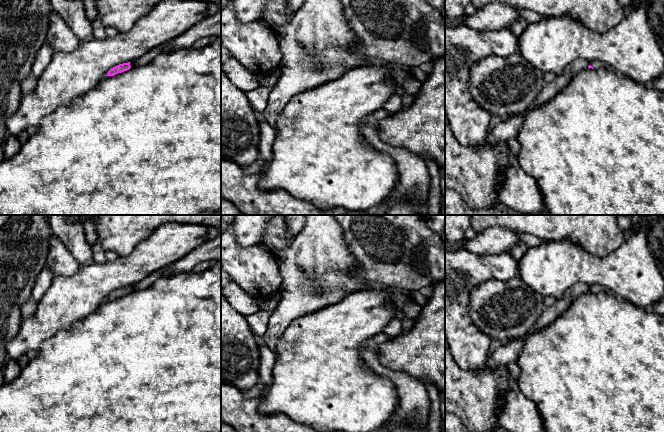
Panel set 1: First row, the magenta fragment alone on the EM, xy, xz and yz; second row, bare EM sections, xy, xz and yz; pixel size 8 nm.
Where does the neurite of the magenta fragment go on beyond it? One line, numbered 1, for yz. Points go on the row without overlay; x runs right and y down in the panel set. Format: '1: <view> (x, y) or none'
1: yz (595, 288)

